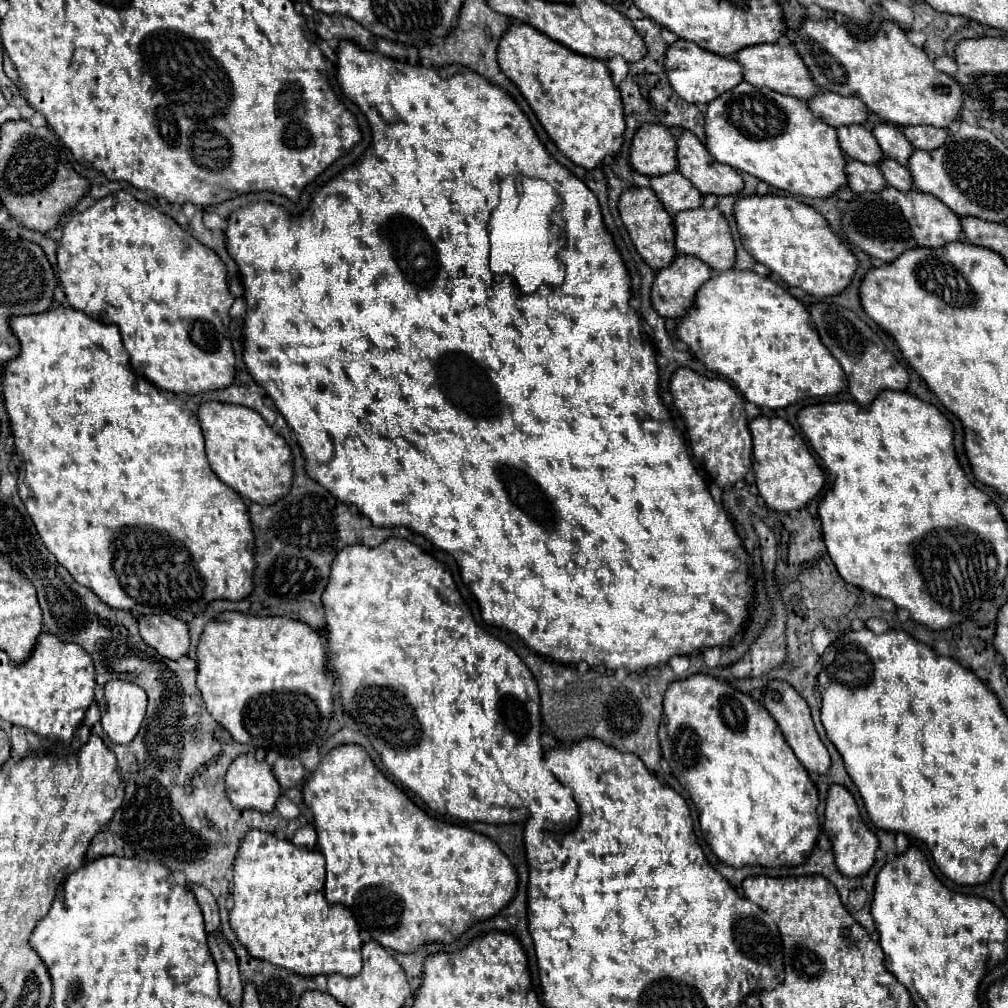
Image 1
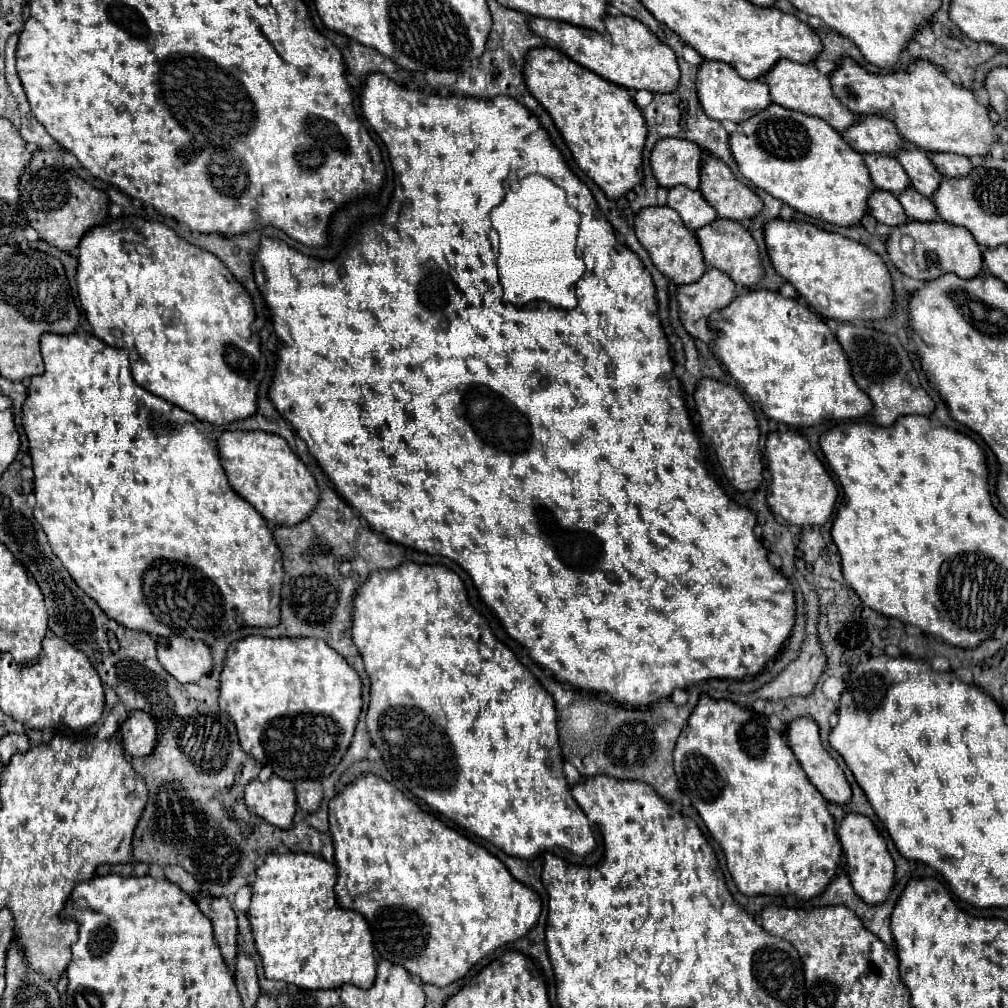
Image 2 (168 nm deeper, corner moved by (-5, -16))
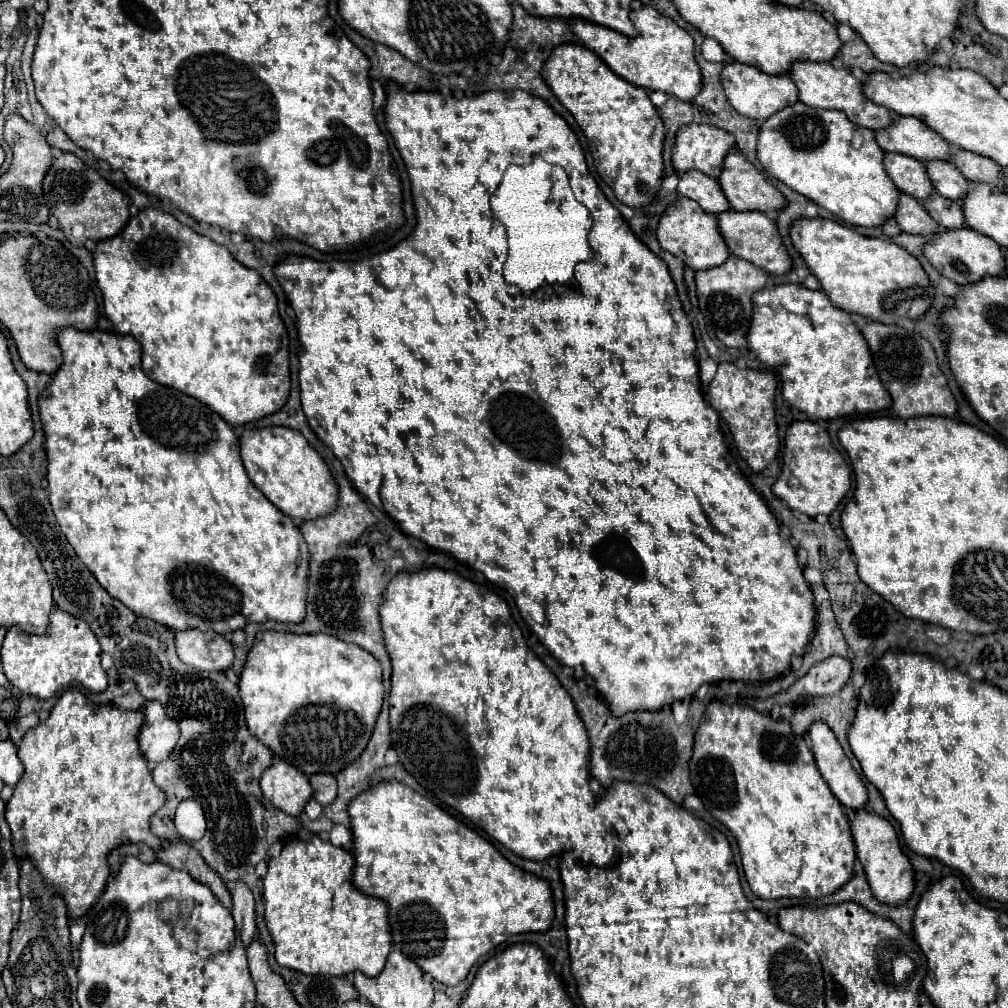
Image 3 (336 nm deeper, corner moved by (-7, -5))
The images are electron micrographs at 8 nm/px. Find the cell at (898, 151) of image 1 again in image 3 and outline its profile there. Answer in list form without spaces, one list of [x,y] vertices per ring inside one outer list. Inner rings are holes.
[[[928,161],[924,163],[924,167],[936,193],[940,193],[942,197],[960,199],[968,191],[968,179],[964,179],[950,161]]]

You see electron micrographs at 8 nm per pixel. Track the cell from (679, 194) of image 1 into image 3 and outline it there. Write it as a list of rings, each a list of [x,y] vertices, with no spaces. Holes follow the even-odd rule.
[[[688,171],[680,177],[678,195],[696,201],[710,215],[718,215],[718,213],[730,209],[718,181],[710,179],[708,175],[704,175],[700,171]]]

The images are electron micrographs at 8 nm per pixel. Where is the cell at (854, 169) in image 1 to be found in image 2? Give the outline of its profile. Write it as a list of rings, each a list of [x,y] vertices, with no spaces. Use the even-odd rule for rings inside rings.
[[[876,190],[870,200],[868,200],[868,212],[884,226],[898,226],[898,224],[906,224],[908,216],[902,208],[902,204],[898,202],[898,198],[886,190]]]

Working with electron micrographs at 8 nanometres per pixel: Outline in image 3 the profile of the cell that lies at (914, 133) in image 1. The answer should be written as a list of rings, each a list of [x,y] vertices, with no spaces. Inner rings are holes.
[[[960,149],[960,151],[952,153],[950,161],[960,169],[960,173],[968,181],[984,181],[984,183],[992,183],[992,185],[998,183],[1000,167],[988,157]]]

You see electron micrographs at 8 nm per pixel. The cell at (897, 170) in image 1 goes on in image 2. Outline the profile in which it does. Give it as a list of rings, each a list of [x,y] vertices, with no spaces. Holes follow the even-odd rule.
[[[914,188],[904,190],[902,196],[898,196],[898,200],[904,206],[910,220],[916,220],[916,222],[936,222],[938,220],[934,202],[930,198],[924,198],[922,194],[918,194]]]

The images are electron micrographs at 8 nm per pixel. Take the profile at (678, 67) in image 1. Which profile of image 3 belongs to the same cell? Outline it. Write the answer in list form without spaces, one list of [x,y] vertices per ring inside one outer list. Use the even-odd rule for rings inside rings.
[[[726,61],[722,71],[720,71],[720,83],[724,87],[724,93],[728,97],[728,103],[746,117],[752,117],[756,121],[764,121],[772,113],[784,109],[790,103],[798,101],[798,91],[796,85],[790,81],[786,75],[766,75],[760,69],[738,63],[738,61]]]

